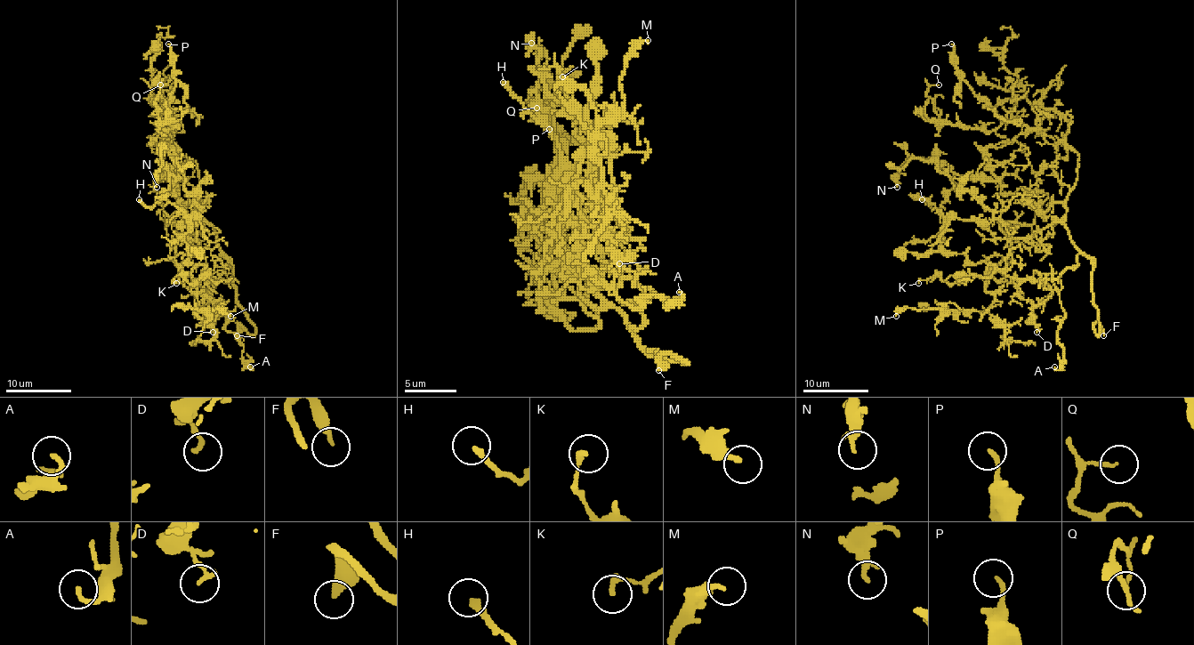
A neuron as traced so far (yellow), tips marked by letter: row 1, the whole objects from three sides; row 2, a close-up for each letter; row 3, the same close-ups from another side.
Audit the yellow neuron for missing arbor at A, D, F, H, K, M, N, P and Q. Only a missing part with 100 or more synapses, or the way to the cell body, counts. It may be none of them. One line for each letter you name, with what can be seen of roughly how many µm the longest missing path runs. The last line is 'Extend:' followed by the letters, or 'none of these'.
F: 60 µm
Extend: F

